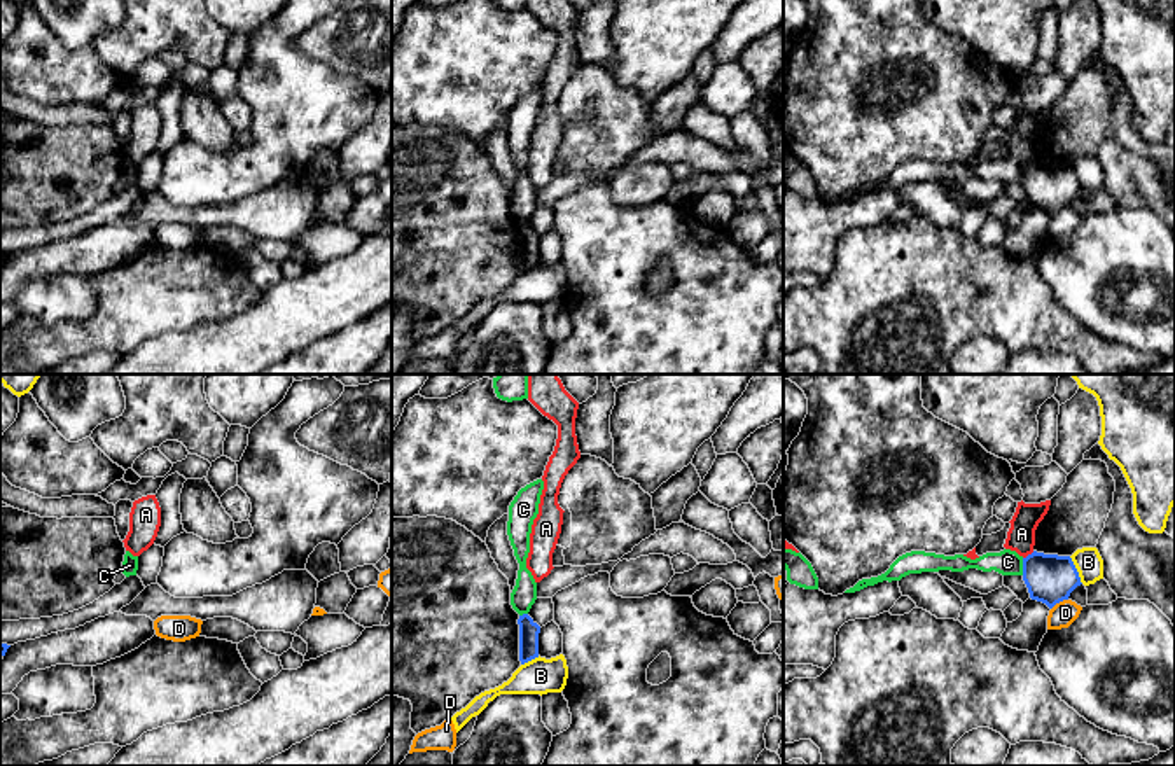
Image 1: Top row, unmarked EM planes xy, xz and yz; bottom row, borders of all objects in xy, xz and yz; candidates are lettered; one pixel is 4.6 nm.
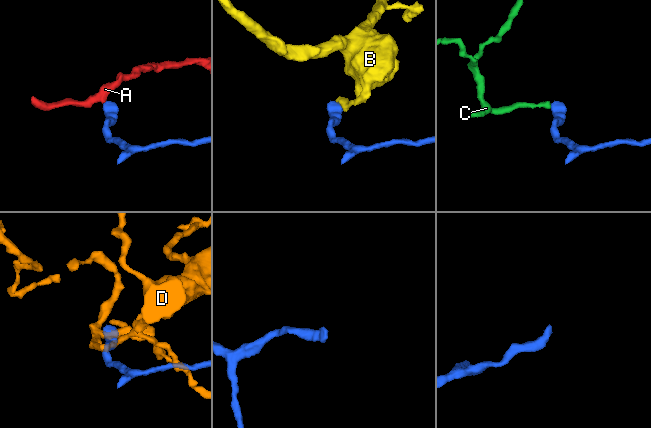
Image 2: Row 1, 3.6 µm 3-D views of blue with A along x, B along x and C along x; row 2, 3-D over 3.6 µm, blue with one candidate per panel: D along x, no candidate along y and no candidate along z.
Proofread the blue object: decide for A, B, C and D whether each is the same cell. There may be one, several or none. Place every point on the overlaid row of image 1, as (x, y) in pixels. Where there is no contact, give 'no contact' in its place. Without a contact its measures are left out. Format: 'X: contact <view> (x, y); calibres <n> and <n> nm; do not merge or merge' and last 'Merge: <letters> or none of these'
A: contact yz (1028, 555); calibres 220 and 130 nm; do not merge
B: contact yz (1076, 571); calibres 220 and 130 nm; do not merge
C: contact yz (1023, 567); calibres 220 and 120 nm; do not merge
D: contact yz (1058, 602); calibres 220 and 110 nm; do not merge
Merge: none of these

